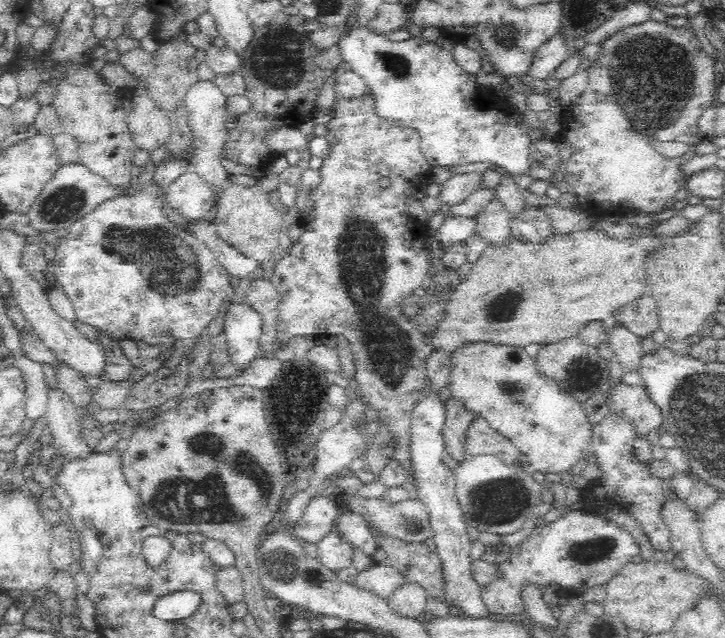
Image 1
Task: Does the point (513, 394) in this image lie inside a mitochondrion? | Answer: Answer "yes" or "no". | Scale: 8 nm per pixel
yes

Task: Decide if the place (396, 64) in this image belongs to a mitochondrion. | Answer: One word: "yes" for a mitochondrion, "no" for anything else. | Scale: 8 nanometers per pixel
yes

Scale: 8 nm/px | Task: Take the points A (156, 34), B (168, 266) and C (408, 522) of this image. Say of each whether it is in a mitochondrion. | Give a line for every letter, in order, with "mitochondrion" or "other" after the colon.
A: other
B: mitochondrion
C: mitochondrion

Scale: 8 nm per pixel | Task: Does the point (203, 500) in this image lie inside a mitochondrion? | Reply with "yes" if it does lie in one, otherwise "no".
yes

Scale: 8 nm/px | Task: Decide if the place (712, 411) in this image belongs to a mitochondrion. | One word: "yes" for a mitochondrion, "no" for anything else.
yes

